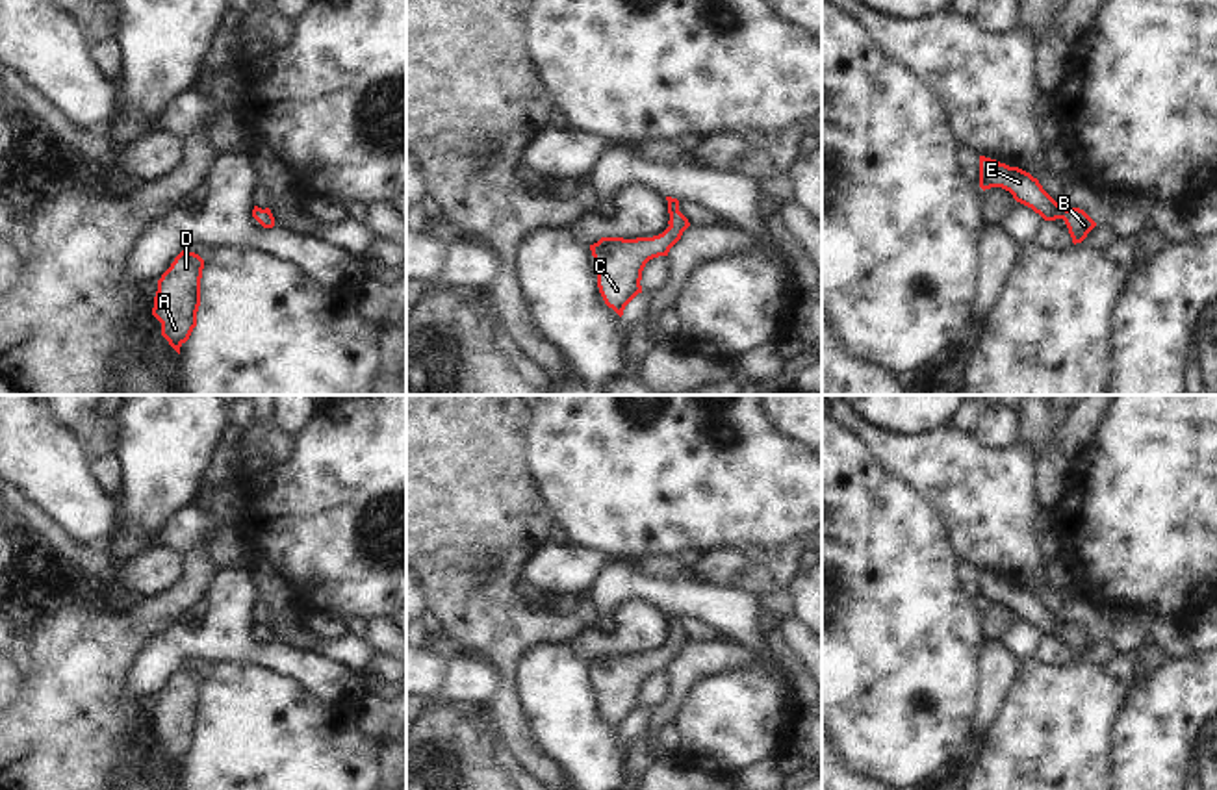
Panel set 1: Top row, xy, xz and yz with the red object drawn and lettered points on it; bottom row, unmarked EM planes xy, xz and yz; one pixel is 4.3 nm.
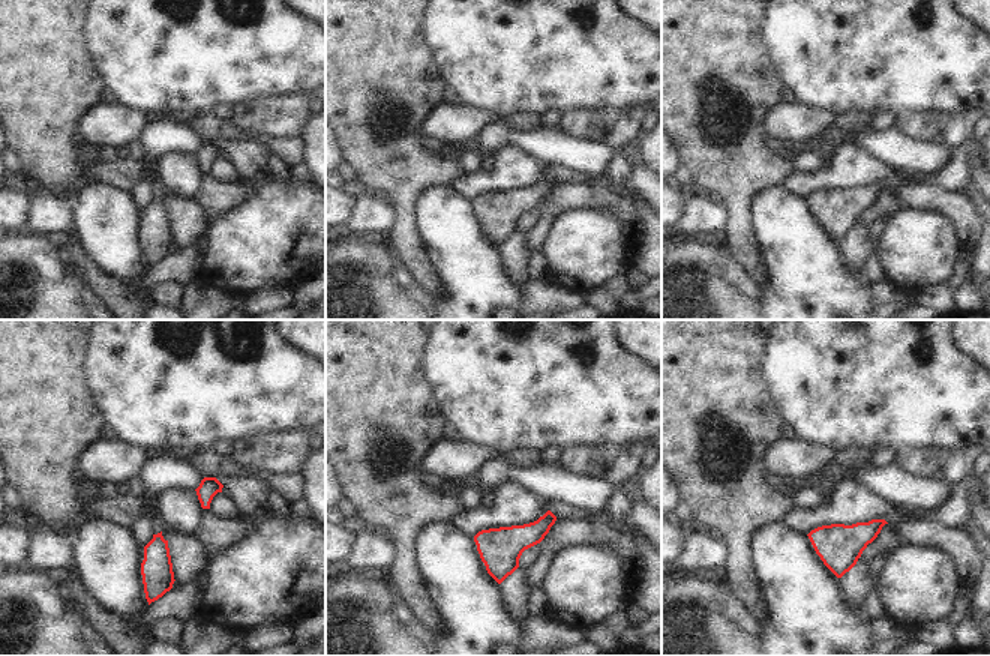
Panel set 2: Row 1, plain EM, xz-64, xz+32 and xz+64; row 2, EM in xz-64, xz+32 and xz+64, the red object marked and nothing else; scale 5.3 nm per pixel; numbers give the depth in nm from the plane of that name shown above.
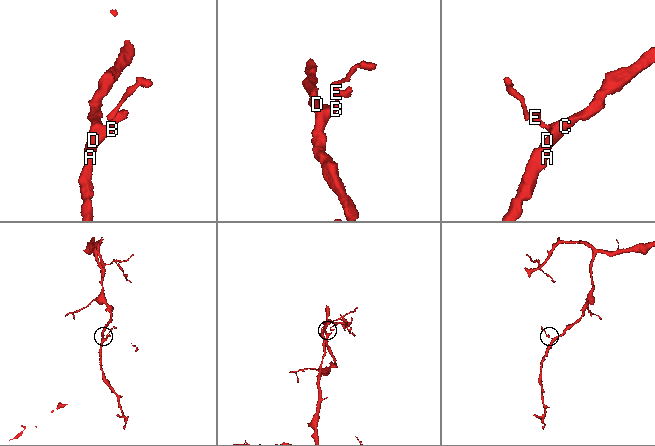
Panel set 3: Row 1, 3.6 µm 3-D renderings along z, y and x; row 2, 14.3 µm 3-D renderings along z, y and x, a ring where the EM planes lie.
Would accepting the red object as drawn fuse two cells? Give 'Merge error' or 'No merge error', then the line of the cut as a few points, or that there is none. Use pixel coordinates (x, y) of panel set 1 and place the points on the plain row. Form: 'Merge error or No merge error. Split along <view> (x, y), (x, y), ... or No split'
No merge error. No split.

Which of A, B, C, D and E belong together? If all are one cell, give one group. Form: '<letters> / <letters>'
A B C D E

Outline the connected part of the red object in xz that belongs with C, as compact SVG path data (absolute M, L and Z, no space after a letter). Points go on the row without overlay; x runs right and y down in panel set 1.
M668 616L668 643L653 653L601 653L590 660L594 682L597 686L597 703L608 723L620 733L625 721L642 708L642 686L646 679L659 671L668 671L670 664L681 655L690 642L688 634L679 627L679 616Z

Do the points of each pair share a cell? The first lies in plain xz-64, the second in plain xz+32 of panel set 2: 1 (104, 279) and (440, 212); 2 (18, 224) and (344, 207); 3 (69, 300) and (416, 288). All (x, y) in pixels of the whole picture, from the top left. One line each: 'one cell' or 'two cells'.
1: two cells
2: one cell
3: two cells

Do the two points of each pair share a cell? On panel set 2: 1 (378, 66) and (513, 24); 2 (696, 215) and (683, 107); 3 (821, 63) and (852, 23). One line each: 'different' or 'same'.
1: different
2: different
3: same

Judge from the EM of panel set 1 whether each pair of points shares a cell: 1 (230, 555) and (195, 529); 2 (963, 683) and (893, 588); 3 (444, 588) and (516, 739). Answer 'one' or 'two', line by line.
1: one
2: one
3: one

